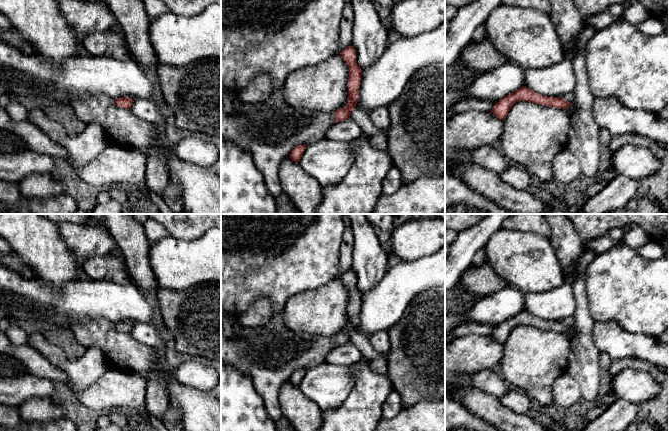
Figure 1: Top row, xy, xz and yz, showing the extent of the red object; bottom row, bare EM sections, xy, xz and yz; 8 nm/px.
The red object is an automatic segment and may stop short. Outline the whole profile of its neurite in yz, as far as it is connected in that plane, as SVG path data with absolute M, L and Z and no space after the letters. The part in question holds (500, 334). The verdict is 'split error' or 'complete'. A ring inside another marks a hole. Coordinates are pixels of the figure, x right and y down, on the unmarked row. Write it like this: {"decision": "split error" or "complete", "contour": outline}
{"decision": "complete", "contour": "M522 310L517 315L505 320L499 326L497 326L490 336L500 344L504 345L513 328L518 325L528 325L537 327L539 329L562 333L567 333L573 328L566 325L564 322L542 320L539 317L527 312L526 310Z"}

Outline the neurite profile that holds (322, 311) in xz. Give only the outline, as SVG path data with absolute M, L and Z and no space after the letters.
M340 278L291 296L282 317L288 329L331 336L348 327L349 292Z

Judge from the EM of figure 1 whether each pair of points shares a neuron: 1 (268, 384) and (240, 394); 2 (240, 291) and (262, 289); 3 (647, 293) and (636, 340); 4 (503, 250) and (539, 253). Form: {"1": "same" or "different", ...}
{"1": "different", "2": "same", "3": "different", "4": "same"}

